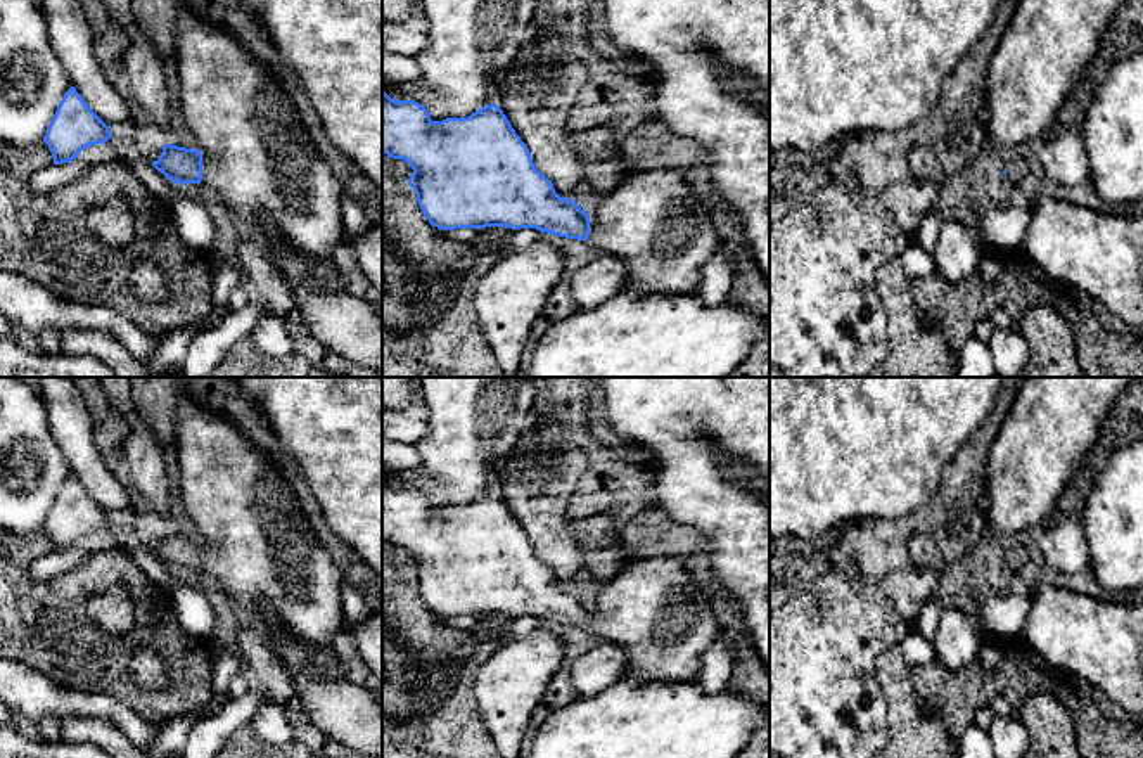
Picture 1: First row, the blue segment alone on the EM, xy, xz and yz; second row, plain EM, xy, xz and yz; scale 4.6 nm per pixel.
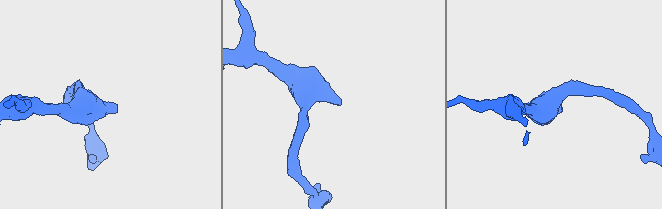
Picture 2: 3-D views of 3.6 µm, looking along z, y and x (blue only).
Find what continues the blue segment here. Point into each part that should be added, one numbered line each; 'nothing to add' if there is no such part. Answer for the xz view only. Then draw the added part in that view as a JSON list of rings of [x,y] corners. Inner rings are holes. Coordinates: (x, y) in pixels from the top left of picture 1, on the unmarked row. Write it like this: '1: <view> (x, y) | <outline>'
1: xz (654, 608) | [[[673,554],[628,562],[590,594],[588,632],[626,651],[624,677],[692,682],[719,626],[685,559]]]

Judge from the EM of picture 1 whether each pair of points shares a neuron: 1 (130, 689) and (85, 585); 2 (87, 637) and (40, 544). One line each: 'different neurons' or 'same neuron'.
1: same neuron
2: different neurons

